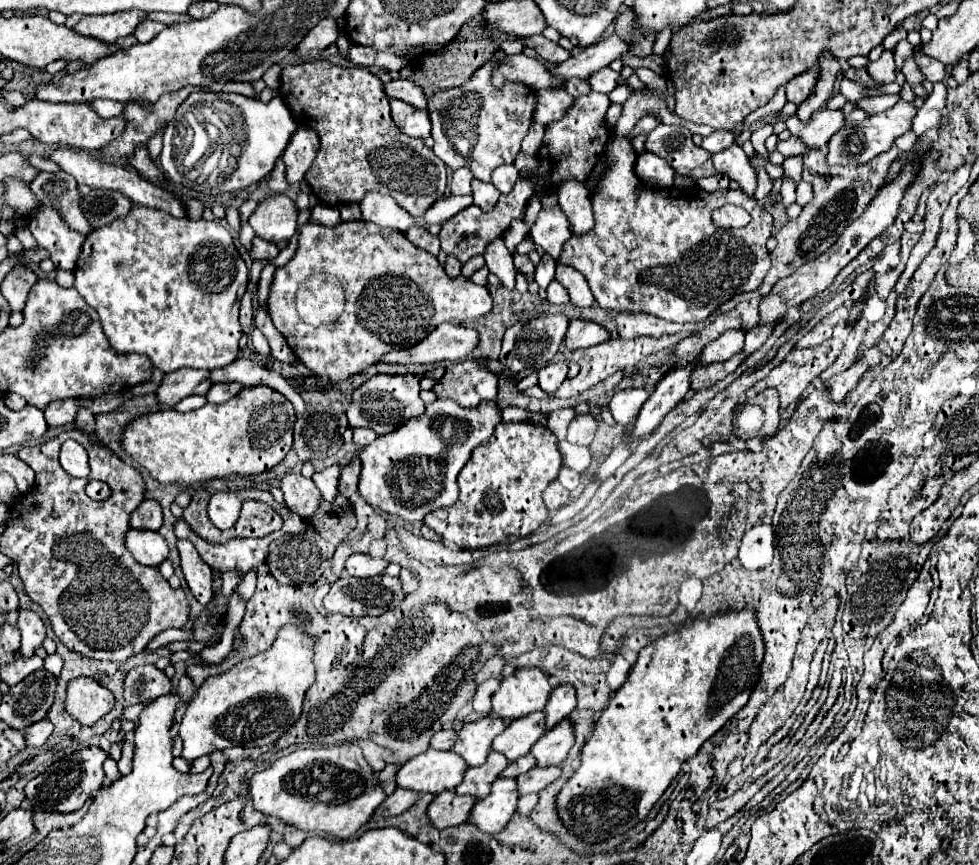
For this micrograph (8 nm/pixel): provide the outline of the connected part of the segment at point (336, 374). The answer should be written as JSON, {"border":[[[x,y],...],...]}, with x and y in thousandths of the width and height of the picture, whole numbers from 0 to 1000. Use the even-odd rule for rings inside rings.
{"border":[[[314,257],[305,264],[305,275],[303,275],[303,291],[301,296],[291,305],[281,312],[277,333],[275,333],[275,345],[273,345],[273,361],[279,370],[279,377],[291,388],[293,398],[301,407],[301,412],[324,432],[326,439],[334,444],[344,444],[348,439],[354,439],[356,435],[363,435],[377,423],[381,423],[389,409],[399,407],[399,405],[412,405],[418,402],[432,391],[436,391],[448,375],[453,372],[463,372],[471,375],[477,370],[491,368],[502,361],[504,345],[497,335],[497,331],[483,328],[479,321],[457,321],[455,312],[446,303],[444,296],[434,291],[432,287],[426,287],[420,282],[410,268],[389,264],[385,259],[377,257],[348,257],[340,264],[328,261],[322,257]],[[324,314],[336,314],[344,319],[352,335],[352,361],[338,375],[330,377],[320,377],[314,375],[305,368],[301,358],[301,338],[303,331],[318,317]]]}

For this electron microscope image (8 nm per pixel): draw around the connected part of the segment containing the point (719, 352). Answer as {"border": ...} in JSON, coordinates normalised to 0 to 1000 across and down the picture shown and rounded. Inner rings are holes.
{"border":[[[743,382],[736,391],[732,391],[730,395],[722,398],[716,405],[716,416],[720,421],[741,418],[741,416],[749,414],[751,409],[759,407],[759,398],[761,398],[761,384],[759,382]]]}

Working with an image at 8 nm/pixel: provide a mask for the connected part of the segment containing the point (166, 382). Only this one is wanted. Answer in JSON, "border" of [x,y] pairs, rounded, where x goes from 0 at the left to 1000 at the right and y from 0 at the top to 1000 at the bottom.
{"border":[[[185,425],[177,432],[169,432],[162,449],[158,451],[160,465],[169,469],[179,469],[183,462],[195,455],[209,458],[213,451],[213,430],[209,428],[197,428],[197,425]]]}

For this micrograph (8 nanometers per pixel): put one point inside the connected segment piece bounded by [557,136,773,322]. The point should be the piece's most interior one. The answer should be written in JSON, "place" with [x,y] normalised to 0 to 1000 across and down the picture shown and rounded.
{"place":[670,290]}

